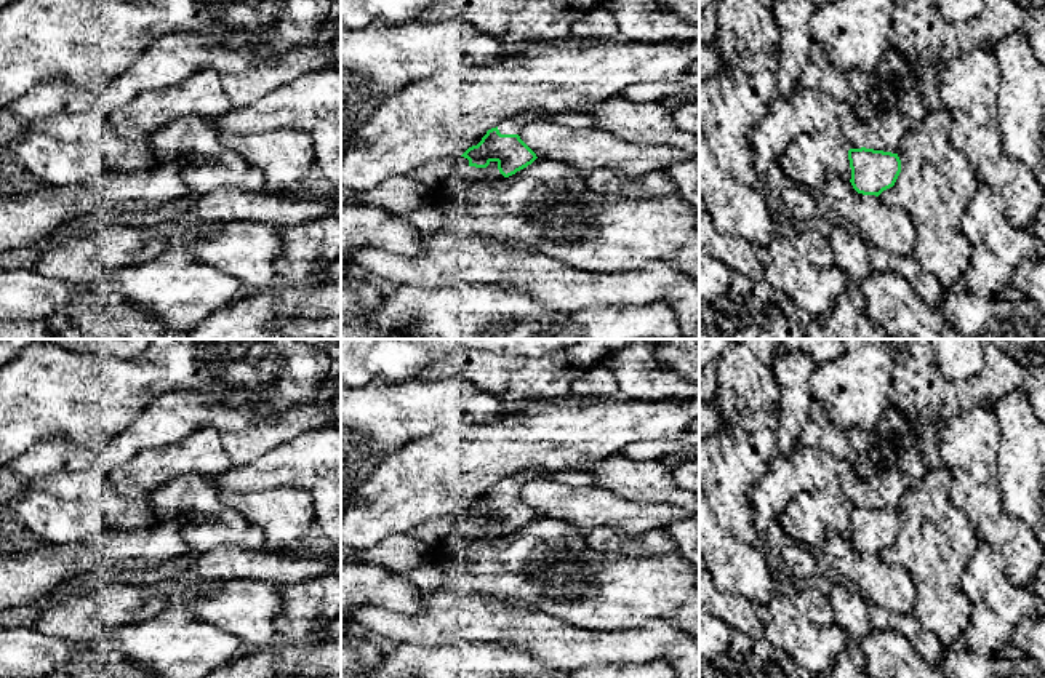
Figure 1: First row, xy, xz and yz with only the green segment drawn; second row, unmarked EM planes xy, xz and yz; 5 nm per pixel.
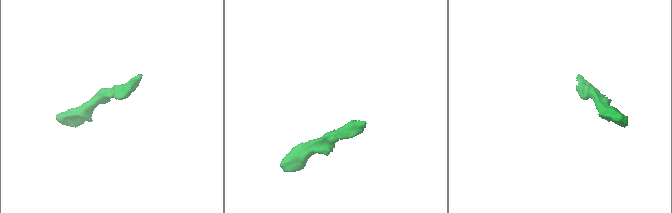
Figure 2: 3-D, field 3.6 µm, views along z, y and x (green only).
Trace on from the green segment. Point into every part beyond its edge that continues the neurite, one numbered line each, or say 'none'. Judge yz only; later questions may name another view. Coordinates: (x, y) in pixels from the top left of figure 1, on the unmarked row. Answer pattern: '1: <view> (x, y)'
none

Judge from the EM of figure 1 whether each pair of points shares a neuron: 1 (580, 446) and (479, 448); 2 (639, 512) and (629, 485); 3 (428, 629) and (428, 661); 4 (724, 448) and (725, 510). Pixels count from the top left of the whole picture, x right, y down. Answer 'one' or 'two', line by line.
1: one
2: two
3: two
4: one

